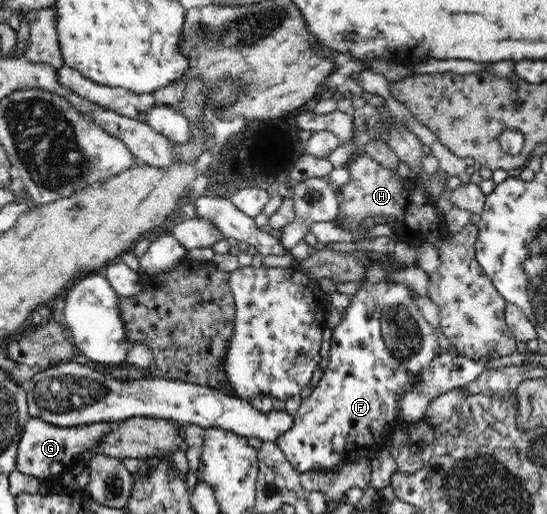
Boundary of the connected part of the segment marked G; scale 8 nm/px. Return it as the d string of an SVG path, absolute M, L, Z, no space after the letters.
M30 418L23 428L17 446L16 469L27 476L33 476L40 480L49 476L61 476L69 473L81 459L83 451L93 452L97 450L101 438L109 435L114 428L113 422L95 422L85 426L71 426L65 428L49 424L41 418Z

